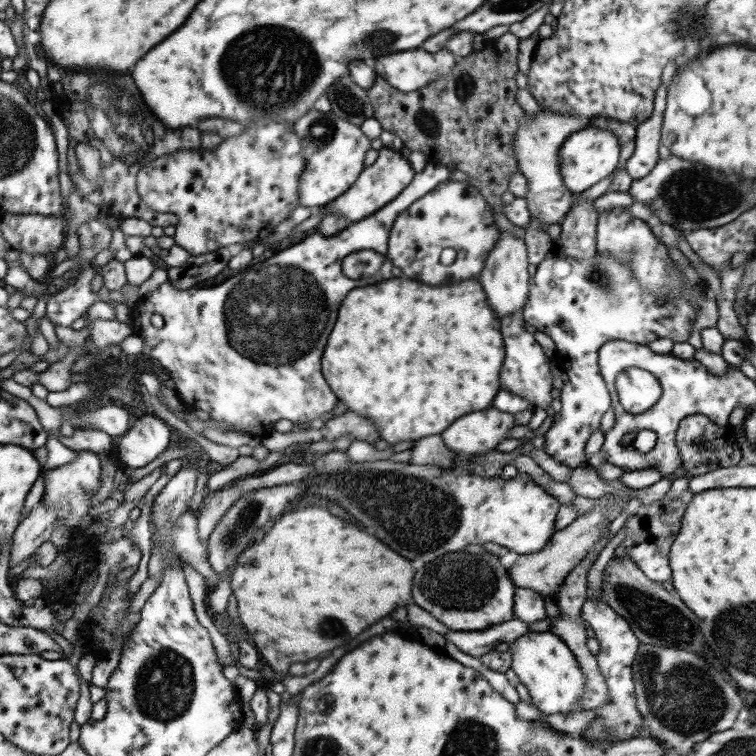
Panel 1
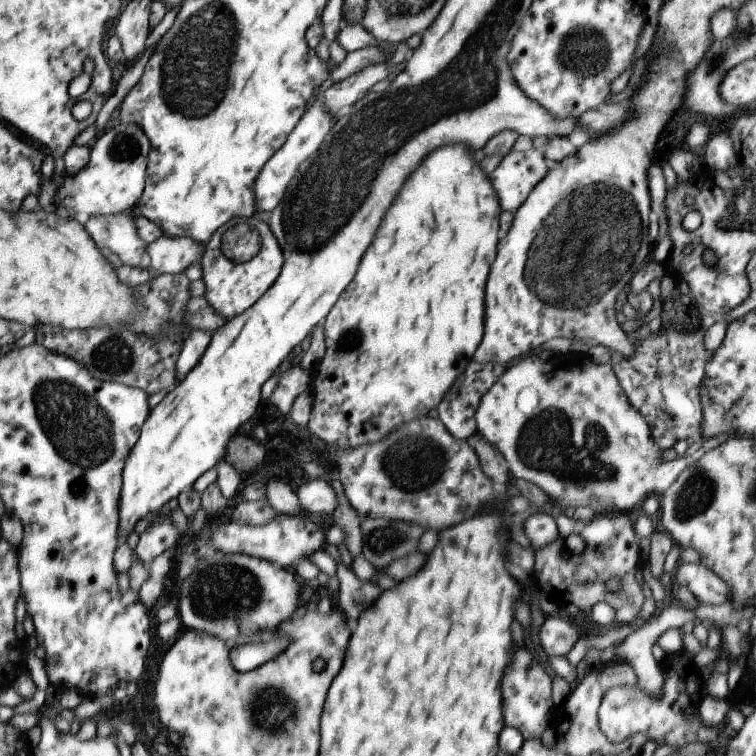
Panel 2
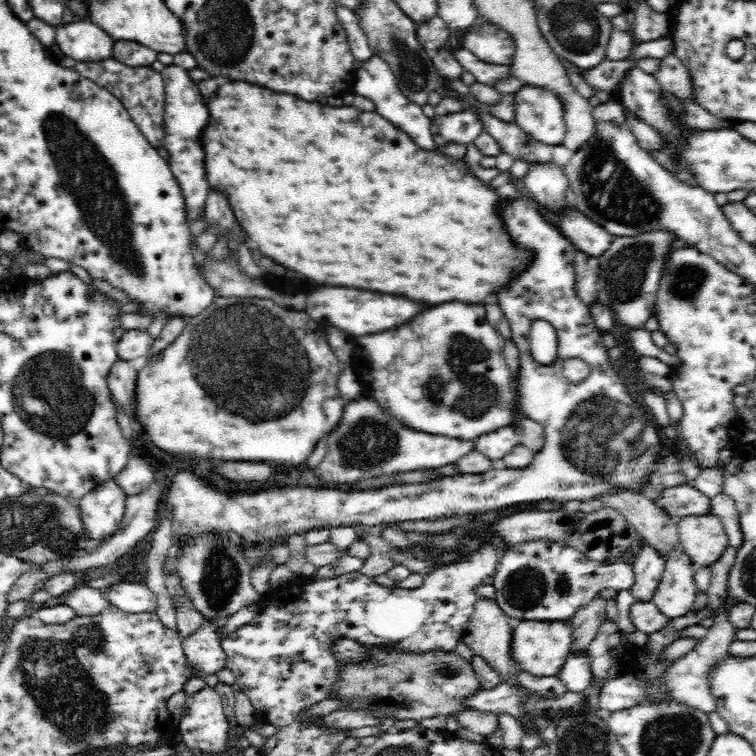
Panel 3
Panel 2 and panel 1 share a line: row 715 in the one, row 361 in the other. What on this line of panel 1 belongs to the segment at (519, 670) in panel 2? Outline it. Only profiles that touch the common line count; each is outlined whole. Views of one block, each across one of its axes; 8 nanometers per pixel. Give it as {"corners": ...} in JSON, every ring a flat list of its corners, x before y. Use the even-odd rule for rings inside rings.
{"corners":[[523,308,513,312,511,316,503,316,501,318,501,336,503,336,503,344,505,344,505,360,499,372,499,384,503,390,525,398,525,402,529,402,529,408,541,408,547,410,551,406,551,394,553,394,553,386,551,386,551,372,549,372,549,362,551,358,545,356,545,352,541,350,541,344,537,344,535,336,531,332,525,330,525,320,523,320]]}

